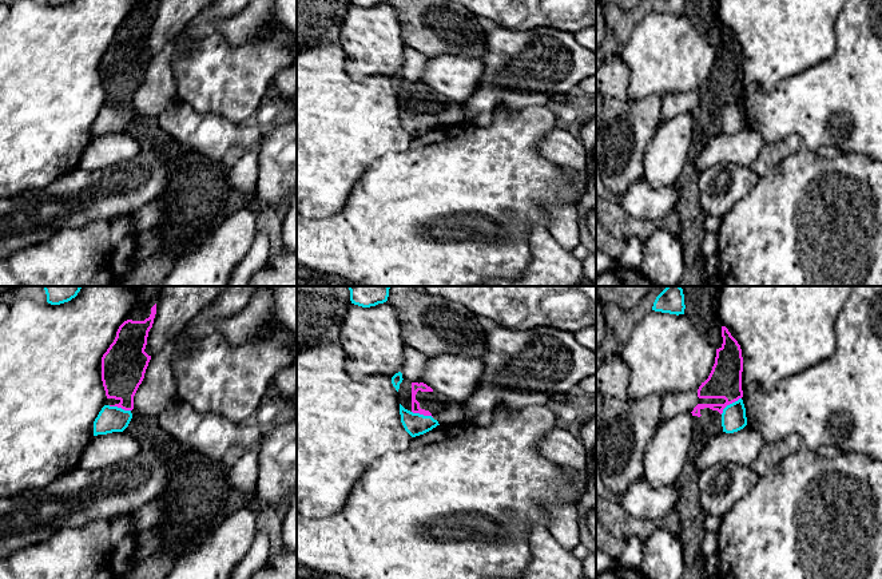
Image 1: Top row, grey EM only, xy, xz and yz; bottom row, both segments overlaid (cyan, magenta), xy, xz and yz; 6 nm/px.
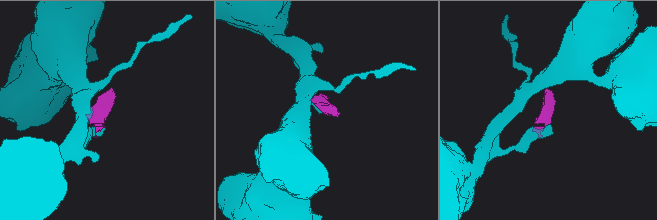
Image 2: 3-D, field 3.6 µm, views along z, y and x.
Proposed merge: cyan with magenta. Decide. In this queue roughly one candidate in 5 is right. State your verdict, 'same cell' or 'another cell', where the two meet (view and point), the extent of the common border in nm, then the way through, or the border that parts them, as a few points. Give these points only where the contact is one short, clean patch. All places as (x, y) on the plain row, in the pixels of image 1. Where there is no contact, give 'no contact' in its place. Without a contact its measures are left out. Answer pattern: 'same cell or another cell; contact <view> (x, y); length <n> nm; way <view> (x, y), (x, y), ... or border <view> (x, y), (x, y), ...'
another cell; contact yz (730, 104); length 160 nm; border yz (741, 98), (730, 103), (720, 114)

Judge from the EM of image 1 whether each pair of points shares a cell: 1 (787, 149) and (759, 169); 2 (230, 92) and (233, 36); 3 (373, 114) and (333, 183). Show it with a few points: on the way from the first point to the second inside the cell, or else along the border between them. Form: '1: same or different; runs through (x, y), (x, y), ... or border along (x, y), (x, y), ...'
1: same; runs through (781, 150), (766, 162)
2: different; border along (213, 23), (217, 32), (231, 46), (263, 40)
3: same; runs through (356, 131), (333, 154), (333, 166)

